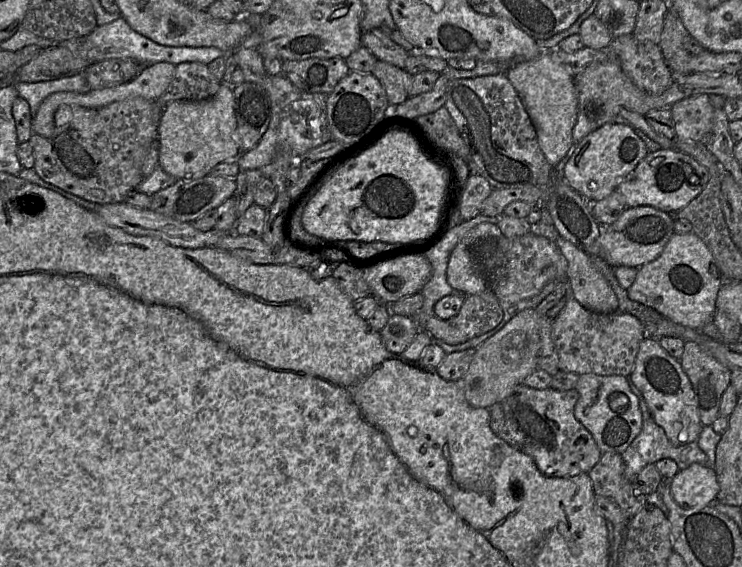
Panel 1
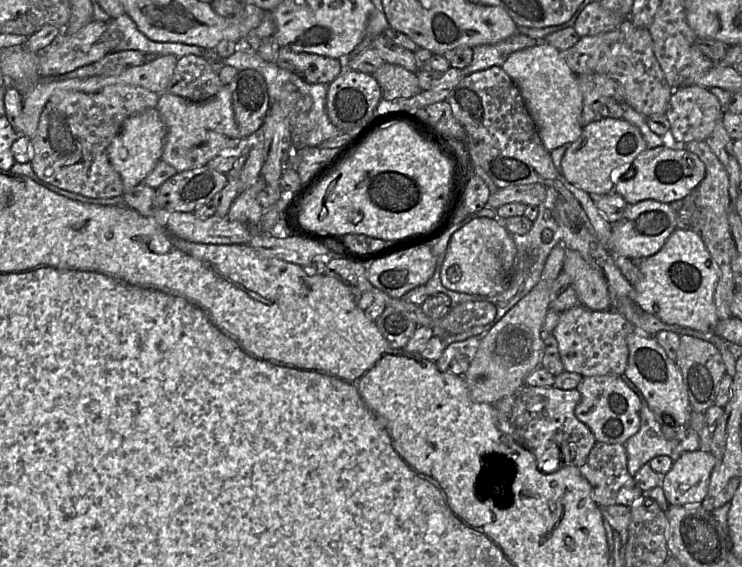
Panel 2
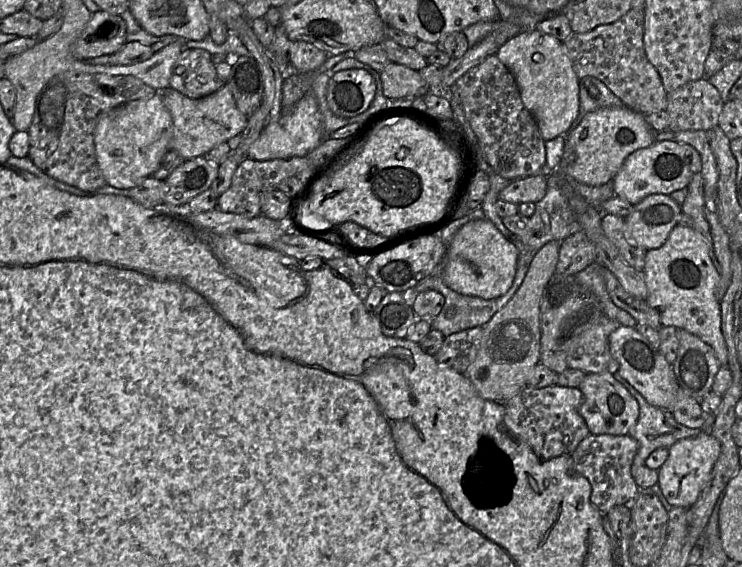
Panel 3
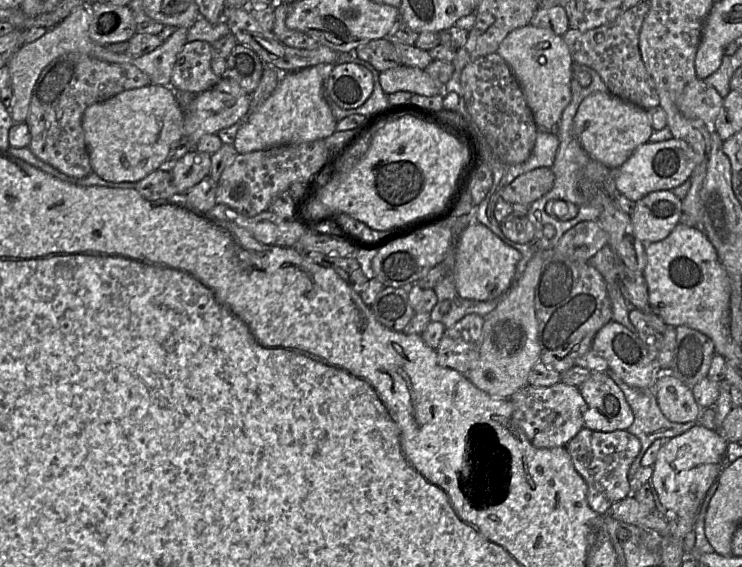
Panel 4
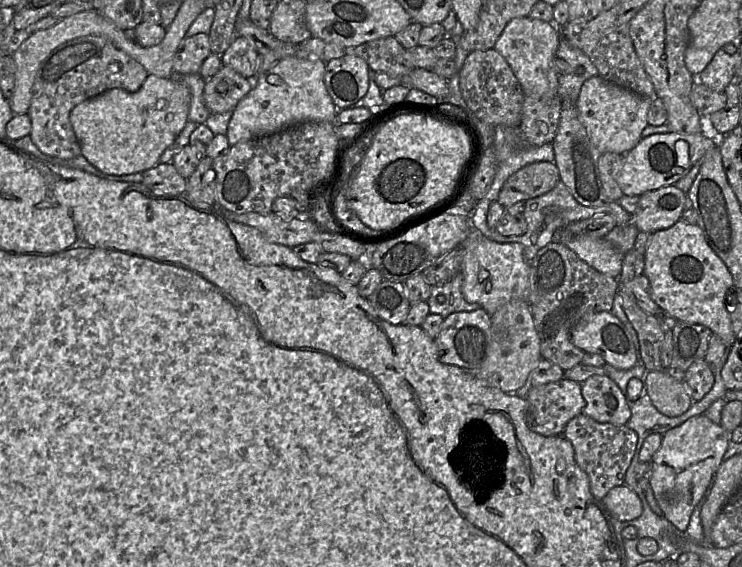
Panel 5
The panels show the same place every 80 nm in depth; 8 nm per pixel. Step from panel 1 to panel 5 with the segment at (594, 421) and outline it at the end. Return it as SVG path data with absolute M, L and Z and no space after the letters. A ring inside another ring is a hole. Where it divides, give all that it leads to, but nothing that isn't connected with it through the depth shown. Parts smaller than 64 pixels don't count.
M594 375L581 383L581 394L585 400L583 414L599 423L626 425L631 417L631 410L618 385L606 375Z

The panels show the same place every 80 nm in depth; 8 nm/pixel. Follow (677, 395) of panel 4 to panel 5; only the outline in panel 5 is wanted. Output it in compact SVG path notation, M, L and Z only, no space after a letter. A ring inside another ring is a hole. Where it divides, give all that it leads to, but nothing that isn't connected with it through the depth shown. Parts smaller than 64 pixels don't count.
M648 371L643 382L655 408L667 417L684 414L694 402L681 377L672 371Z

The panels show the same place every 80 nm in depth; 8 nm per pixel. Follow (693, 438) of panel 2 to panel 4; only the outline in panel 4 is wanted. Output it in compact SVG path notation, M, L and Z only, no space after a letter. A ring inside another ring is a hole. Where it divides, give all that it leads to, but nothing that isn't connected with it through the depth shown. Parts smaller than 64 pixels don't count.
M612 370L607 375L617 384L623 392L626 401L634 414L634 421L627 429L640 440L640 451L638 461L633 468L629 469L629 480L634 477L641 465L641 459L651 444L660 438L671 439L679 436L690 428L697 425L697 421L687 423L676 423L669 421L661 412L652 389L636 389L626 384Z

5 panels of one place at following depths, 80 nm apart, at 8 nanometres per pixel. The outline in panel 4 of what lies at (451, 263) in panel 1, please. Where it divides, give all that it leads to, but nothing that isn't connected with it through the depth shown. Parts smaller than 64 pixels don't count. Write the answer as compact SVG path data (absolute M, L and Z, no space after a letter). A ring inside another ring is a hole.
M478 222L470 223L456 238L454 278L458 294L469 300L489 301L505 294L513 284L517 263L521 259L518 250L505 244L489 228Z

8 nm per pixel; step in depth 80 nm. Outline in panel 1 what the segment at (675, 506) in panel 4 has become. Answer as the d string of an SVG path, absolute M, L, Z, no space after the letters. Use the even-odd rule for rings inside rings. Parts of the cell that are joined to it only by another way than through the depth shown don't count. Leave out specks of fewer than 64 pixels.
M694 463L679 470L668 482L673 500L683 509L701 509L713 504L719 484L713 468Z

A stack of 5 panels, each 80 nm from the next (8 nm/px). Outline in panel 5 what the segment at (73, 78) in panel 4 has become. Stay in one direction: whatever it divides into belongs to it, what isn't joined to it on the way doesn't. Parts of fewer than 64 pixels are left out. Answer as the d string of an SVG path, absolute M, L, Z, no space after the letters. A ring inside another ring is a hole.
M87 35L77 37L55 50L46 61L46 66L35 80L28 115L31 119L30 137L38 149L58 162L68 164L70 159L81 155L81 147L70 121L71 111L80 103L108 90L120 88L127 92L137 91L148 76L147 70L134 58L116 48L108 40Z

